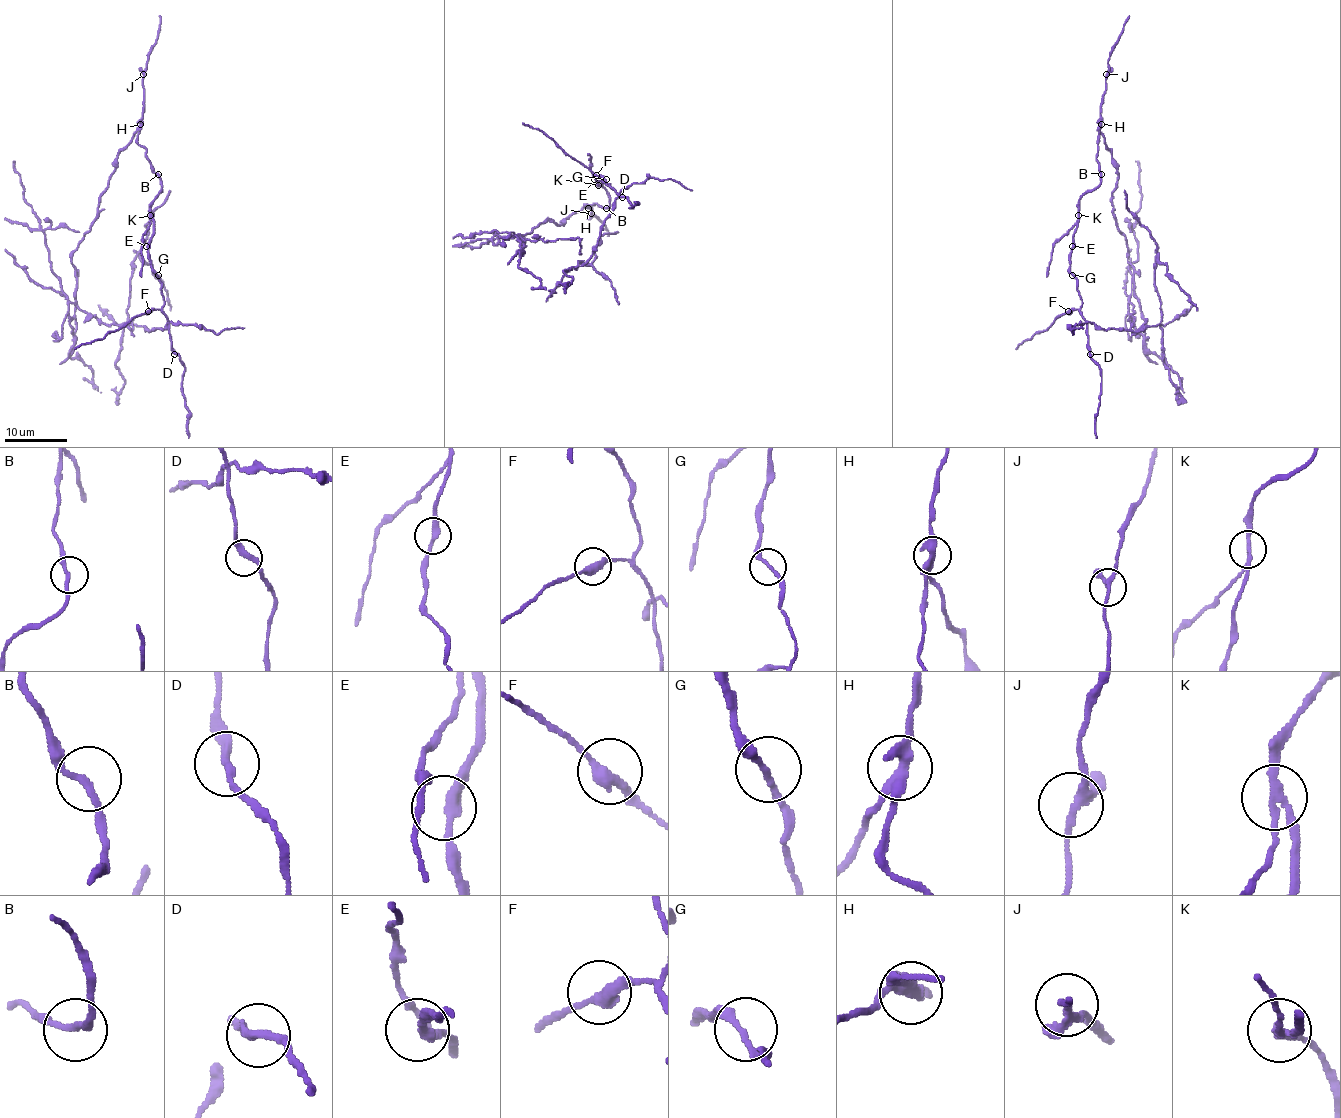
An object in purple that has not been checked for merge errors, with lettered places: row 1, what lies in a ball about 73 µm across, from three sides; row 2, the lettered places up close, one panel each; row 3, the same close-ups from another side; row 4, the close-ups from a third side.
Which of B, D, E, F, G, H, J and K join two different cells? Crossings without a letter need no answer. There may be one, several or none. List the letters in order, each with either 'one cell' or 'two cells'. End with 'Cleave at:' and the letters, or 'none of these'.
B: one cell
D: one cell
E: one cell
F: one cell
G: one cell
H: two cells
J: one cell
K: two cells
Cleave at: H, K

